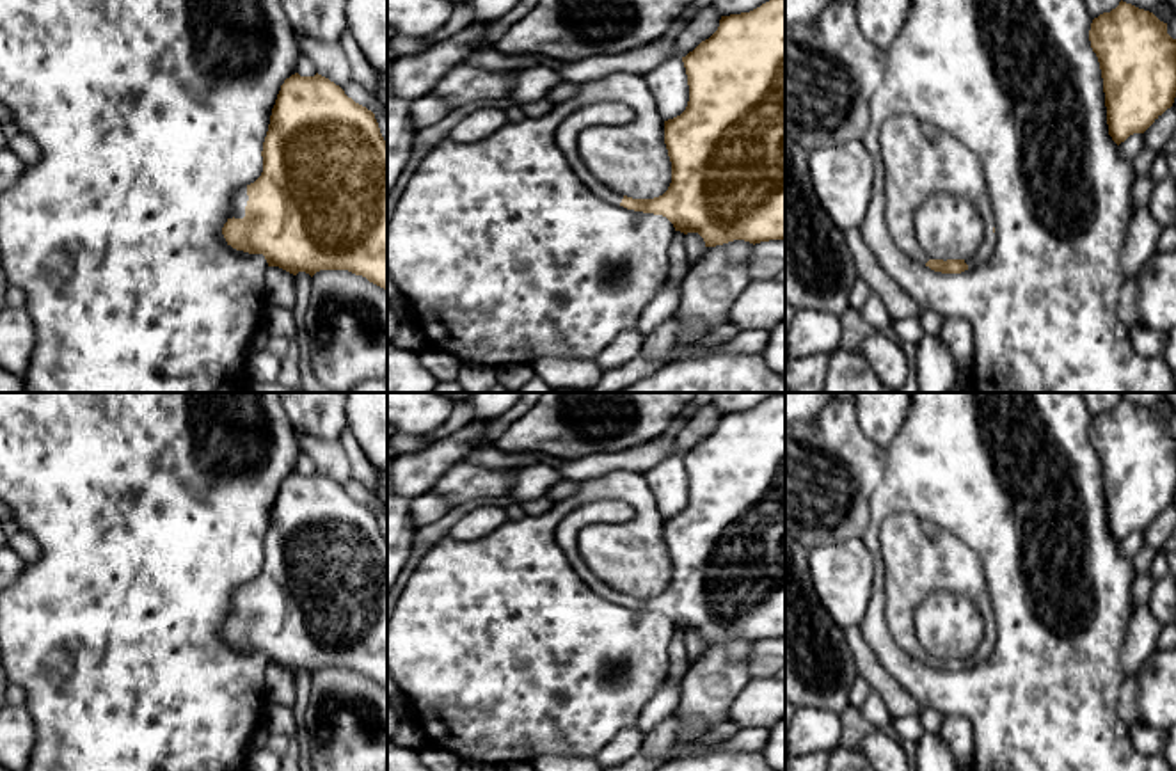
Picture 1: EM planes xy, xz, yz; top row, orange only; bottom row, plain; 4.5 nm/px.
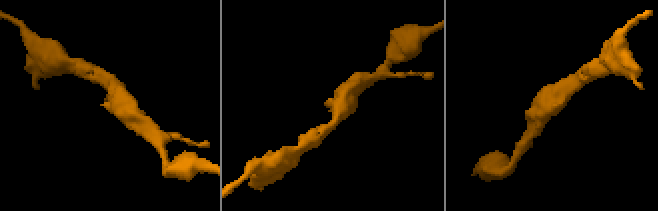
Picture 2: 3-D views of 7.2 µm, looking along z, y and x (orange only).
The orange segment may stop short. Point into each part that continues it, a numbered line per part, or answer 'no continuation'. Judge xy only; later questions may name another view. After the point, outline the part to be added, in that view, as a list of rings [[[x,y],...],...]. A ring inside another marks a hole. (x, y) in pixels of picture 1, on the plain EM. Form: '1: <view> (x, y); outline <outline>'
1: xy (240, 596); outline [[[247,584],[238,586],[236,592],[233,593],[229,616],[233,616],[233,615],[234,616],[243,616],[247,599],[249,599]]]

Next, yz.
1: yz (919, 556); outline [[[892,513],[879,528],[885,563],[885,616],[897,647],[926,663],[931,656],[915,634],[915,611],[933,592],[972,600],[984,622],[984,636],[968,666],[986,661],[995,645],[995,616],[979,558],[952,533],[915,513]]]

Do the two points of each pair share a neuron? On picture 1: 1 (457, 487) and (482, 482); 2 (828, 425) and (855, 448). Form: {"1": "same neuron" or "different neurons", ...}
{"1": "same neuron", "2": "same neuron"}

